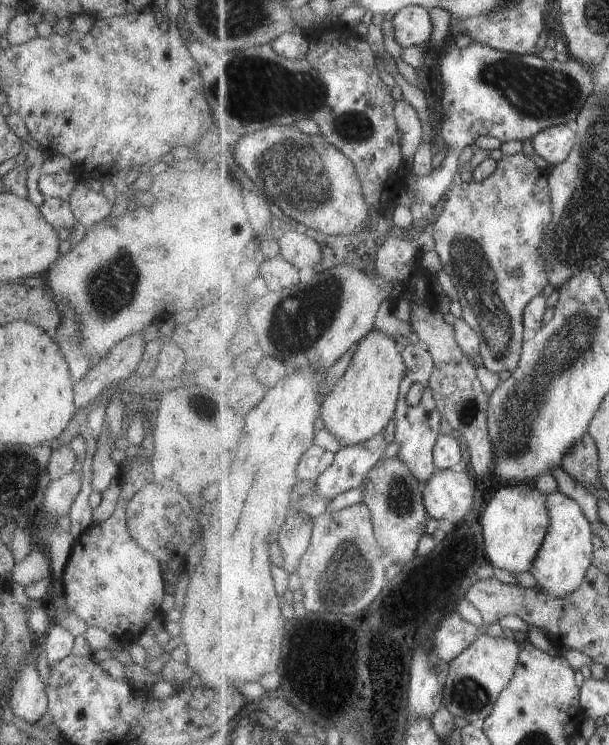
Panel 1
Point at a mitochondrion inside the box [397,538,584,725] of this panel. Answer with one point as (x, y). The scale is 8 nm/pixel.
(470, 695)

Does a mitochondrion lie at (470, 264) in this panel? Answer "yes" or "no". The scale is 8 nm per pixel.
yes

